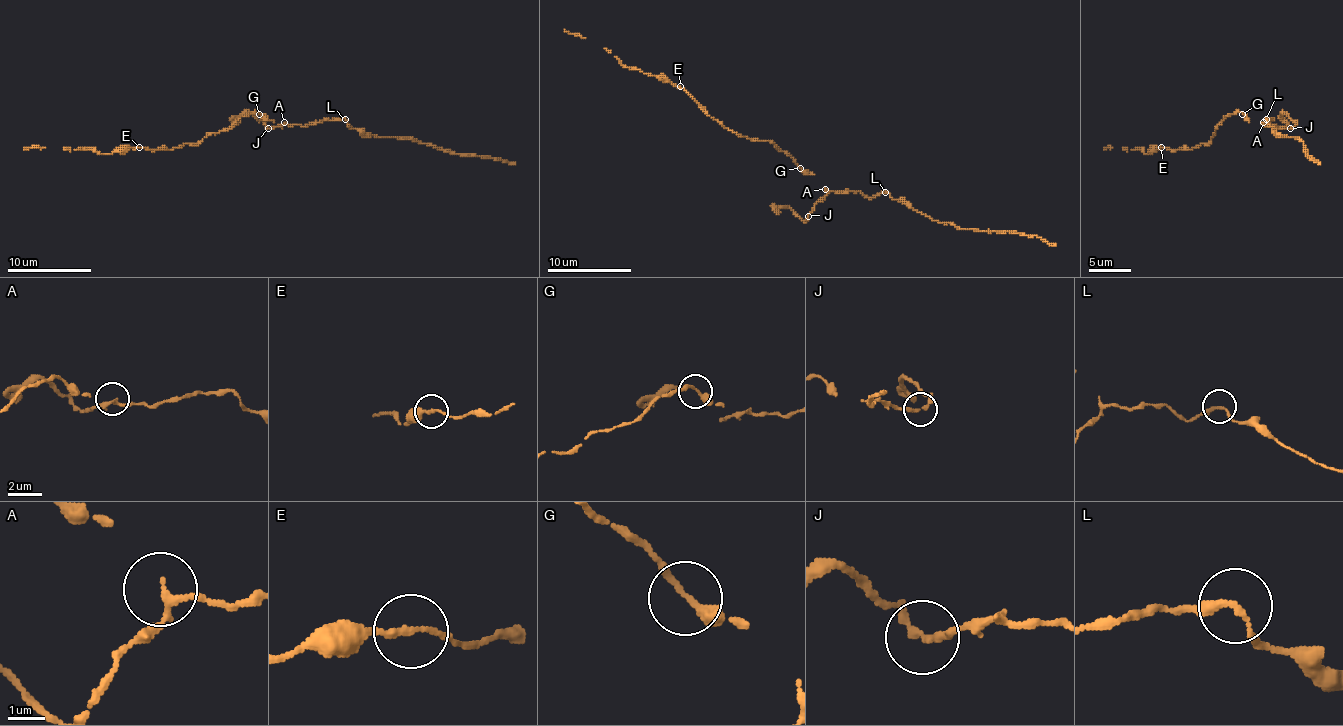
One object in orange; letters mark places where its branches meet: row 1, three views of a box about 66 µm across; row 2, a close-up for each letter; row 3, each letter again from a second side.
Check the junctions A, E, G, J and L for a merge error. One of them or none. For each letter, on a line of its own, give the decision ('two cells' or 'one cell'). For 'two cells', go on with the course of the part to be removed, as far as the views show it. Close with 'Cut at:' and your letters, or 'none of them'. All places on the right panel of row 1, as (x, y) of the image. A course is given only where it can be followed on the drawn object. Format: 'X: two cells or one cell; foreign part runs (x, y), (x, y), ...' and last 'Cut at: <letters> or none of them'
A: one cell
E: one cell
G: one cell
J: one cell
L: one cell
Cut at: none of them

